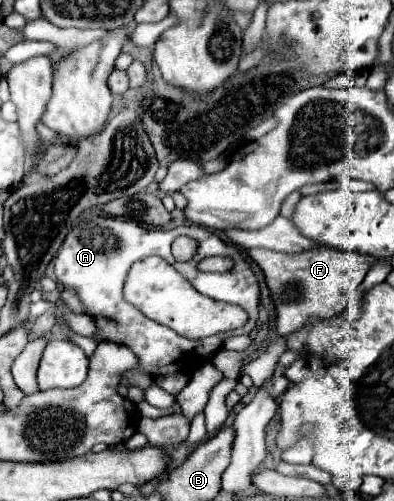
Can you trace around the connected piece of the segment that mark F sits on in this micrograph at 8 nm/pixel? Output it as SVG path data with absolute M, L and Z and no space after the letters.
M253 248L249 250L249 256L265 272L277 310L277 332L281 336L299 330L313 318L331 318L341 314L347 304L355 300L373 260L371 256L355 256L355 252L339 252L337 248L313 248L301 254Z

